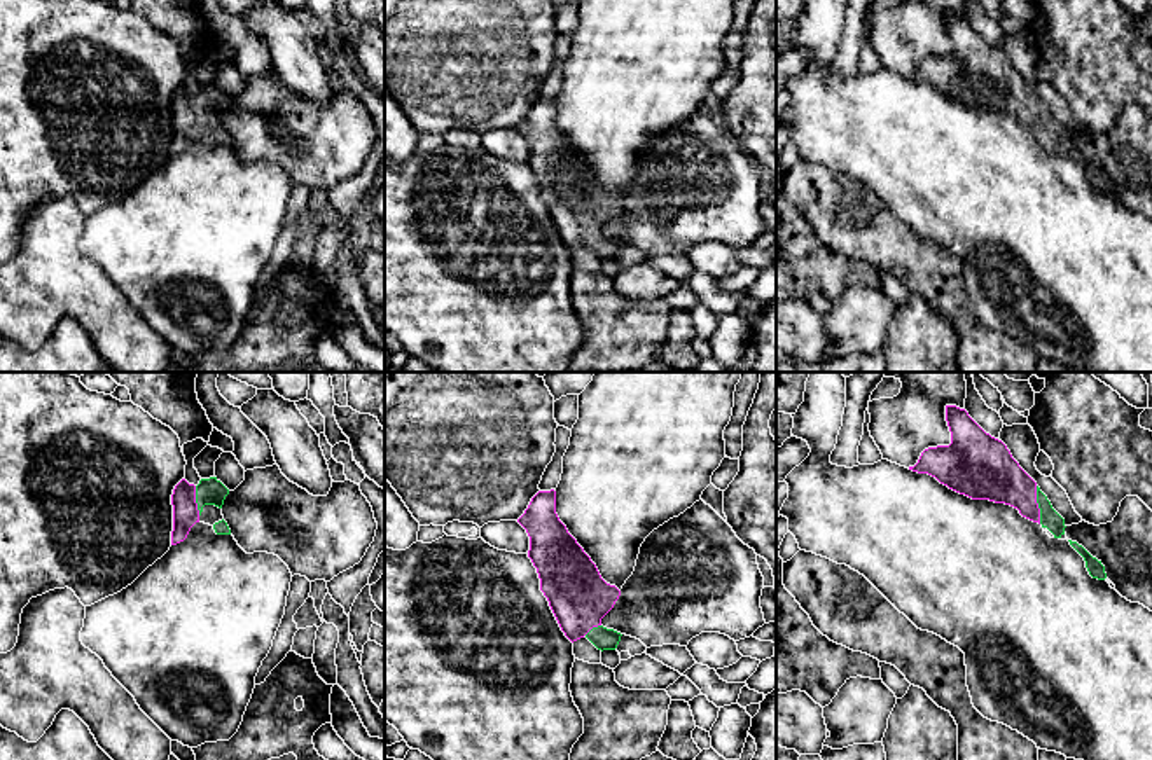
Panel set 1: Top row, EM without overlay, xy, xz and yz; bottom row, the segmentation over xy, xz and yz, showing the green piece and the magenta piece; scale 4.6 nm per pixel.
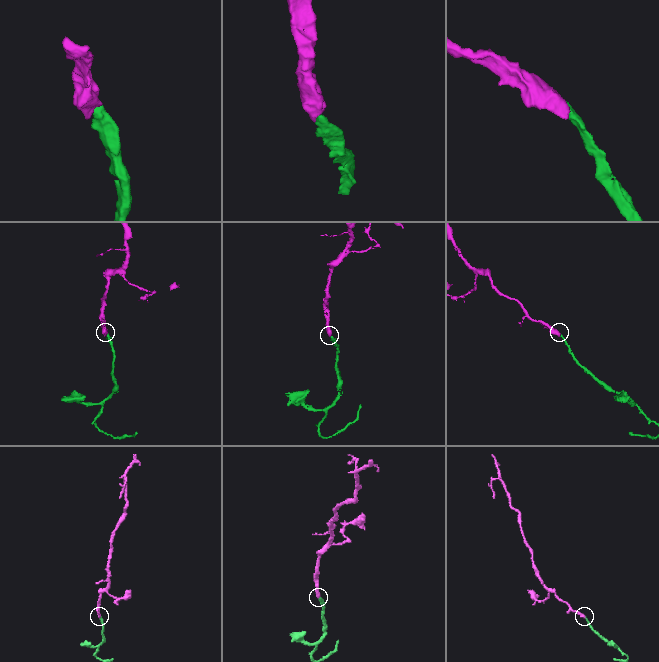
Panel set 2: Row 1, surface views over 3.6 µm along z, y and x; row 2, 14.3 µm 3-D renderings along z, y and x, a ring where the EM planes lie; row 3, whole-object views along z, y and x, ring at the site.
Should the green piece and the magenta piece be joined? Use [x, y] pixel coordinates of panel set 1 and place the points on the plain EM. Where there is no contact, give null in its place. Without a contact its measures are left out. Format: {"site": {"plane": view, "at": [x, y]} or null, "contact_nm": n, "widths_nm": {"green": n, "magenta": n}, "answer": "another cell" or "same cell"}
{"site": {"plane": "yz", "at": [1039, 114]}, "contact_nm": 180, "widths_nm": {"green": 90, "magenta": 240}, "answer": "same cell"}

